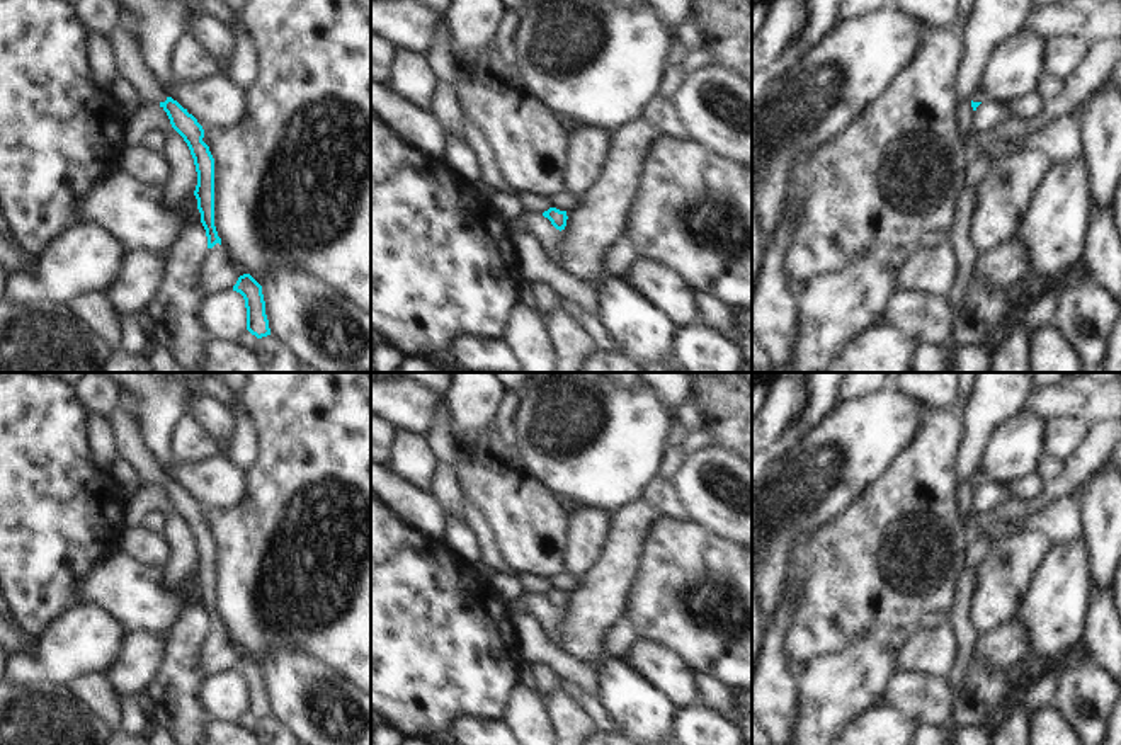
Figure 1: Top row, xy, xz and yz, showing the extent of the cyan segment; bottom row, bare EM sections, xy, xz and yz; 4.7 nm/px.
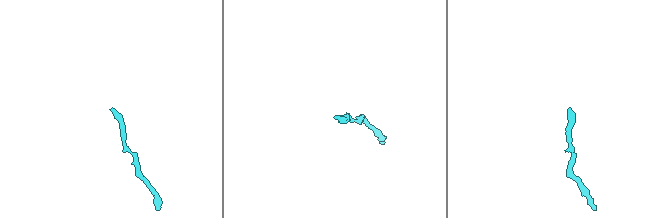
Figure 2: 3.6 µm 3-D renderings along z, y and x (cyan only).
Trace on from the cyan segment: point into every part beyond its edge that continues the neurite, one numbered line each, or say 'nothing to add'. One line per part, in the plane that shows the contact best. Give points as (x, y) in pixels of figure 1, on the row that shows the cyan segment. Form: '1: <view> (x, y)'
1: xy (128, 56)

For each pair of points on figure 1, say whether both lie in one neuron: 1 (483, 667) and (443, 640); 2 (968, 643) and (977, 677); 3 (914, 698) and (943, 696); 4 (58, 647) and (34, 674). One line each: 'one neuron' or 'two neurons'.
1: one neuron
2: two neurons
3: one neuron
4: one neuron

